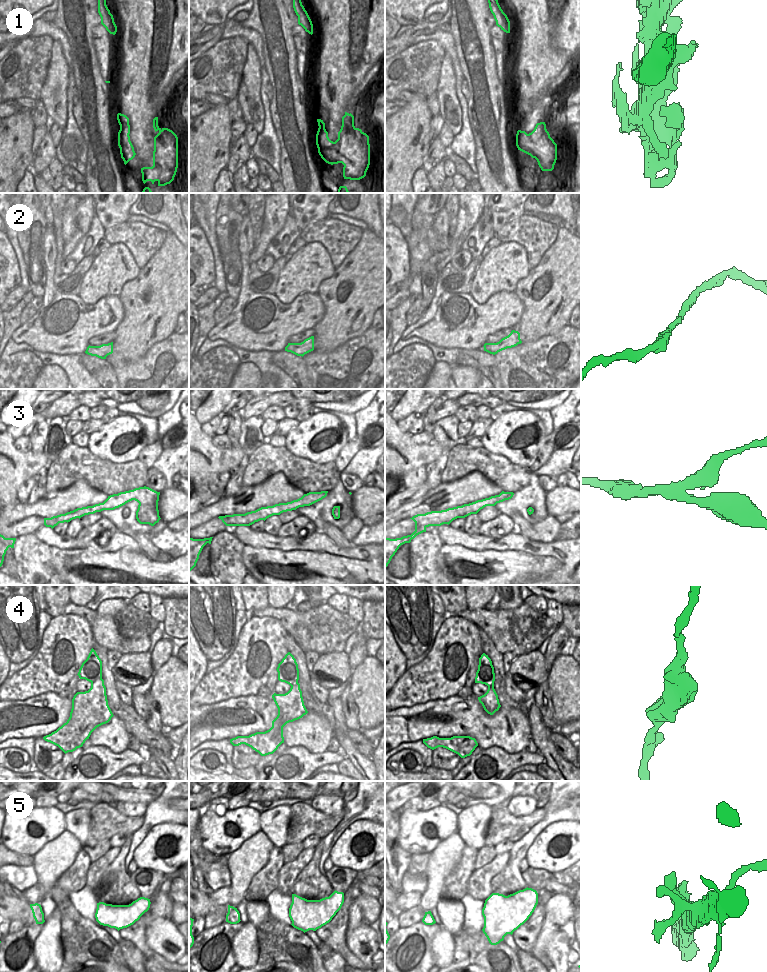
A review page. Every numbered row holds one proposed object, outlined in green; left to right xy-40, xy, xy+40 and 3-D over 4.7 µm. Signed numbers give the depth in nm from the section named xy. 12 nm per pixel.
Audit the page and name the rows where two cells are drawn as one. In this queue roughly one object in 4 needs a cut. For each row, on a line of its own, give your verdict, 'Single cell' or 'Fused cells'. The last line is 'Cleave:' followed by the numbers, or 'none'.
1: Single cell
2: Single cell
3: Single cell
4: Single cell
5: Single cell
Cleave: none

